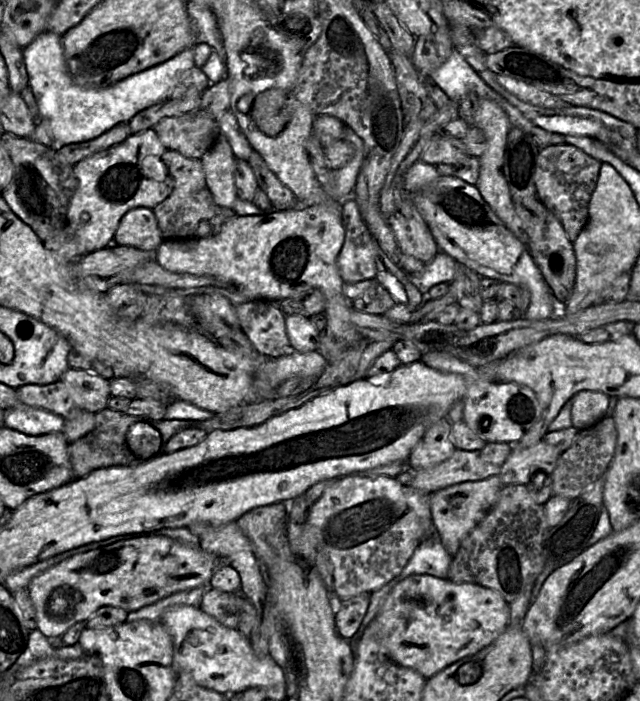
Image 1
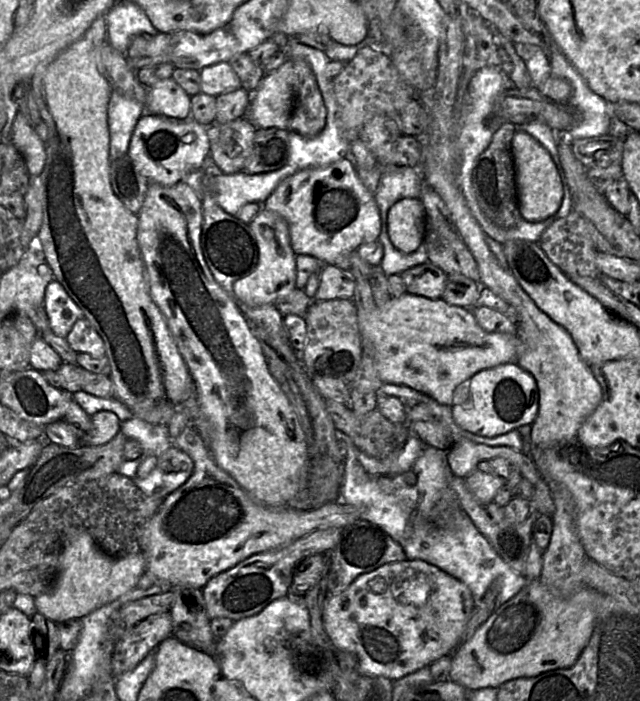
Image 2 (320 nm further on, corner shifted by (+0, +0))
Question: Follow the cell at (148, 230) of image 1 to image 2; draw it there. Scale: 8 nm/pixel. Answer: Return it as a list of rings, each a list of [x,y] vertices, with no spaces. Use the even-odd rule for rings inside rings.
[[[127,153],[111,162],[110,183],[115,195],[133,214],[138,215],[148,187],[148,179]]]

